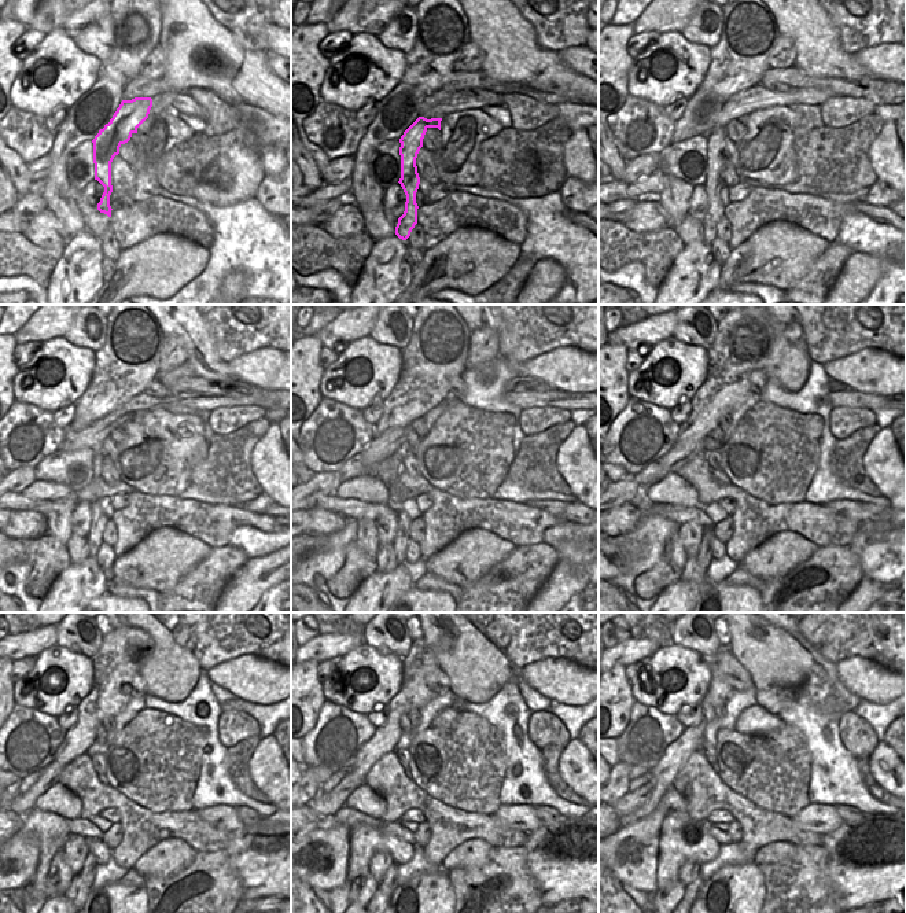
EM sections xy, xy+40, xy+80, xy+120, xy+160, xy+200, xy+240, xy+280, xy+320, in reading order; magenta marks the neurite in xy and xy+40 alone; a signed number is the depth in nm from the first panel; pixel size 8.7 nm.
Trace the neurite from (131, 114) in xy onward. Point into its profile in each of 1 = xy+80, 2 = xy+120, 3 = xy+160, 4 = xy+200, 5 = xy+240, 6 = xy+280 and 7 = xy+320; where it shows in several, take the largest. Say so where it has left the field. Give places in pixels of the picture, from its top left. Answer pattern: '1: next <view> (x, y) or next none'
1: next xy+80 (715, 142)
2: next xy+120 (99, 521)
3: next xy+160 (400, 542)
4: next xy+200 (704, 555)
5: next xy+240 (87, 872)
6: next xy+280 (387, 884)
7: next xy+320 (691, 891)

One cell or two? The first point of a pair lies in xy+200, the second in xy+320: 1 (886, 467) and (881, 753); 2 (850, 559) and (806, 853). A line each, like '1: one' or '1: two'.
1: one
2: one

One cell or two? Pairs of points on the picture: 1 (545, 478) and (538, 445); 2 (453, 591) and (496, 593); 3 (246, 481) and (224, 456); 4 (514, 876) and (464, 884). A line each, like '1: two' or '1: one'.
1: one
2: two
3: one
4: one

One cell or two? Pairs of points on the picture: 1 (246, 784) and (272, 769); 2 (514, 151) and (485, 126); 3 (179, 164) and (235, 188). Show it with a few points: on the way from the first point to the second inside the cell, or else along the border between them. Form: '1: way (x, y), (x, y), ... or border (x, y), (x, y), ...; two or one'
1: border (254, 748), (249, 762), (250, 779), (271, 803); two
2: border (504, 129), (481, 144), (479, 164); two
3: way (192, 166), (216, 169), (221, 175); one

